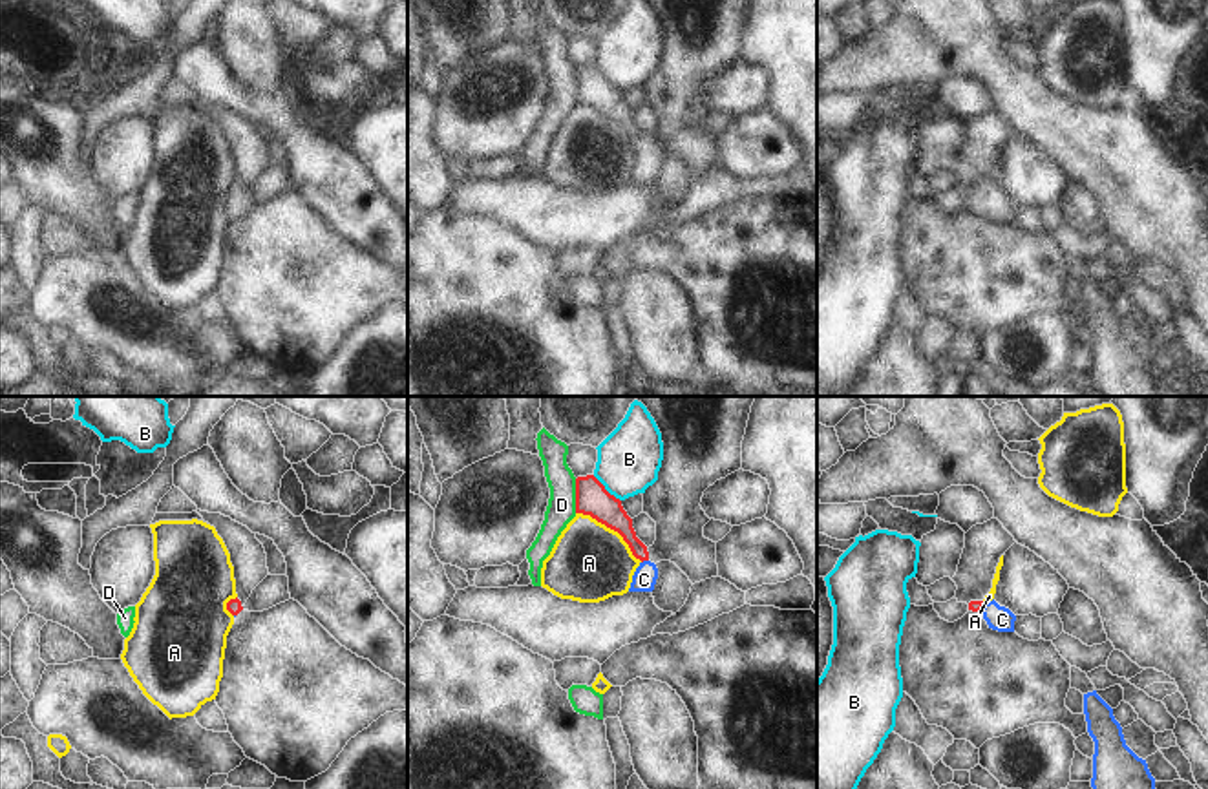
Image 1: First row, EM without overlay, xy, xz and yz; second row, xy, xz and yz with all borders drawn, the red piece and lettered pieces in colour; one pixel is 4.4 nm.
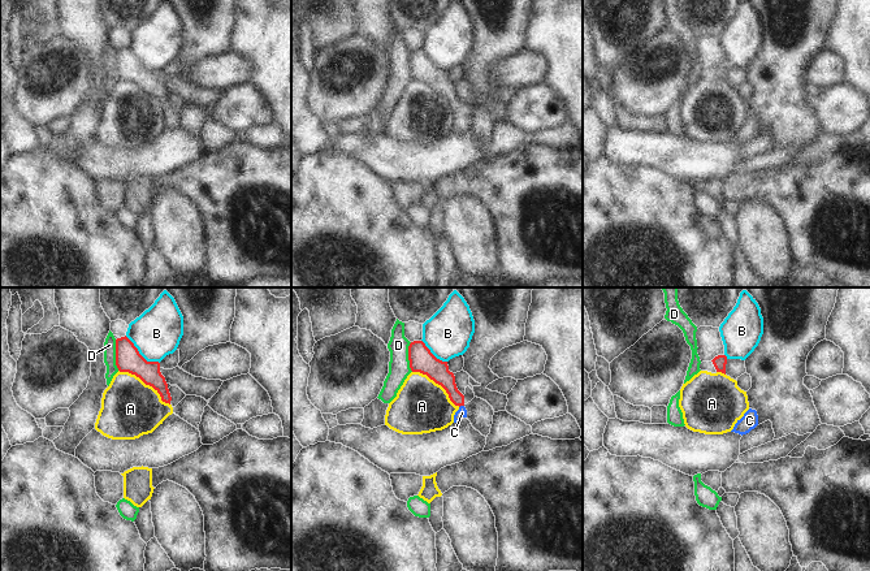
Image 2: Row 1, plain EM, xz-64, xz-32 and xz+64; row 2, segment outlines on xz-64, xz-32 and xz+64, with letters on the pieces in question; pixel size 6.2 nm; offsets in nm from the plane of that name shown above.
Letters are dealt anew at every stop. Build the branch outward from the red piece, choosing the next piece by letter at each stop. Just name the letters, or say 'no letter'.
C

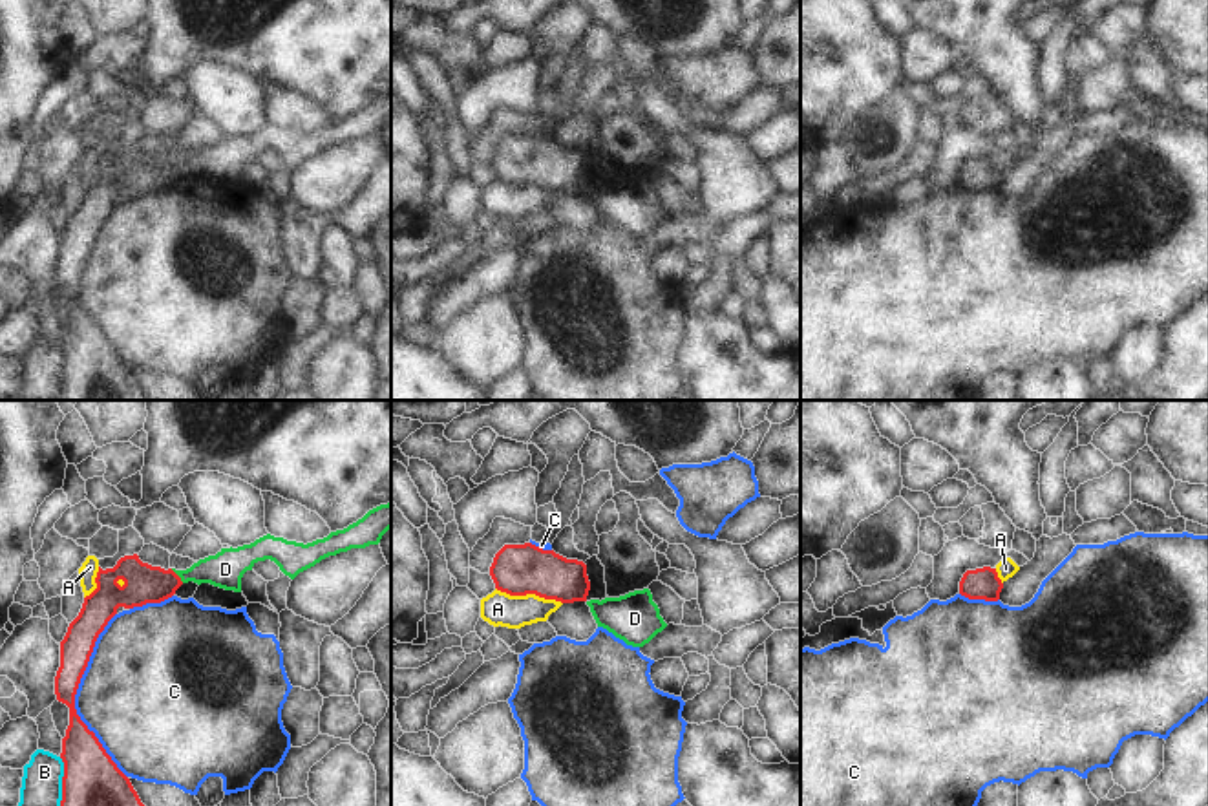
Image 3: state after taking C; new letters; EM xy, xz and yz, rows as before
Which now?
no letter

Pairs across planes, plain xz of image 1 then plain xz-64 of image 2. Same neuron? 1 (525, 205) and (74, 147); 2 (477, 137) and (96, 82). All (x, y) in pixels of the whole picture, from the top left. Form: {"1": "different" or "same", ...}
{"1": "different", "2": "different"}

